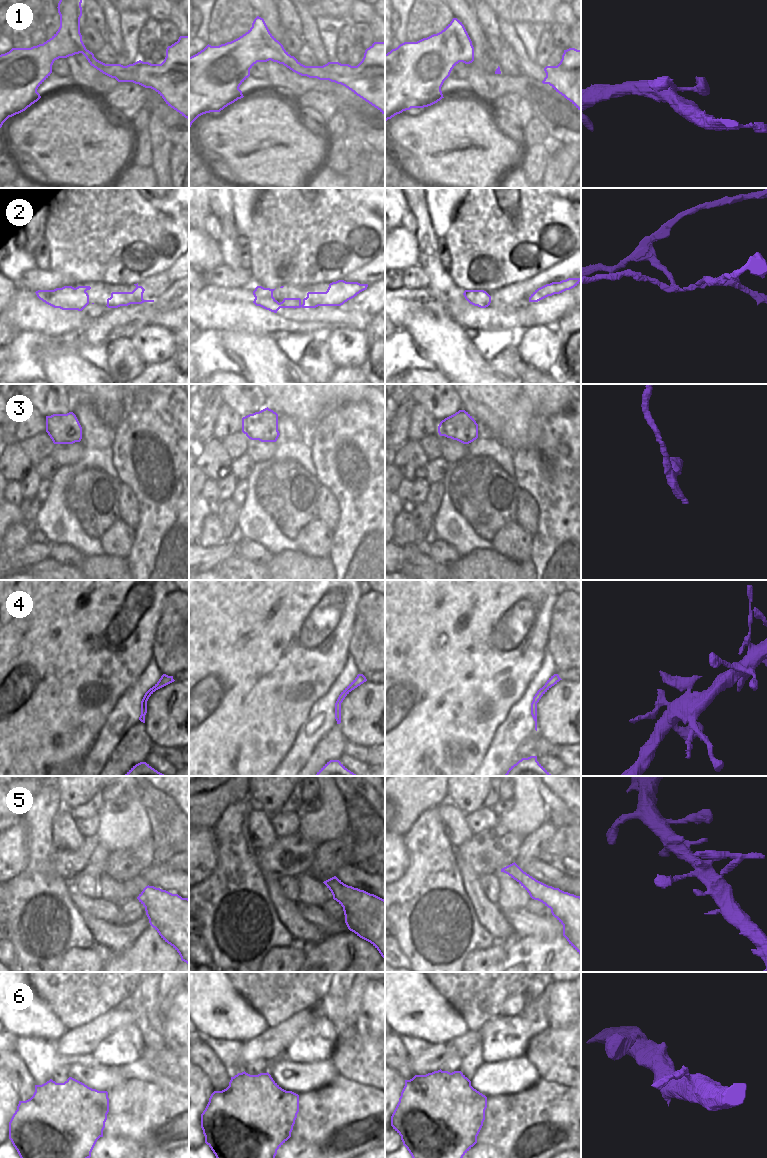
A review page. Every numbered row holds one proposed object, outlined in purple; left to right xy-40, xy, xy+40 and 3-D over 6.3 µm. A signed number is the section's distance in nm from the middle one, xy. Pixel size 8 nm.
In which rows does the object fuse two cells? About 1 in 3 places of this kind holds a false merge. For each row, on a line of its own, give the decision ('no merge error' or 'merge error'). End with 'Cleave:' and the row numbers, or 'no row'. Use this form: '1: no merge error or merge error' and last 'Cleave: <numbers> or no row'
1: no merge error
2: merge error
3: no merge error
4: no merge error
5: no merge error
6: no merge error
Cleave: 2

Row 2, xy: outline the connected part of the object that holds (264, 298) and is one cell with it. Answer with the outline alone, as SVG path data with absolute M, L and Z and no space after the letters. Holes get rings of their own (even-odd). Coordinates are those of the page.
M257 286L253 291L255 297L253 303L256 306L260 306L266 310L277 313L280 308L283 308L281 304L273 297L273 291L275 289L264 288ZM275 288L276 289L276 288Z

